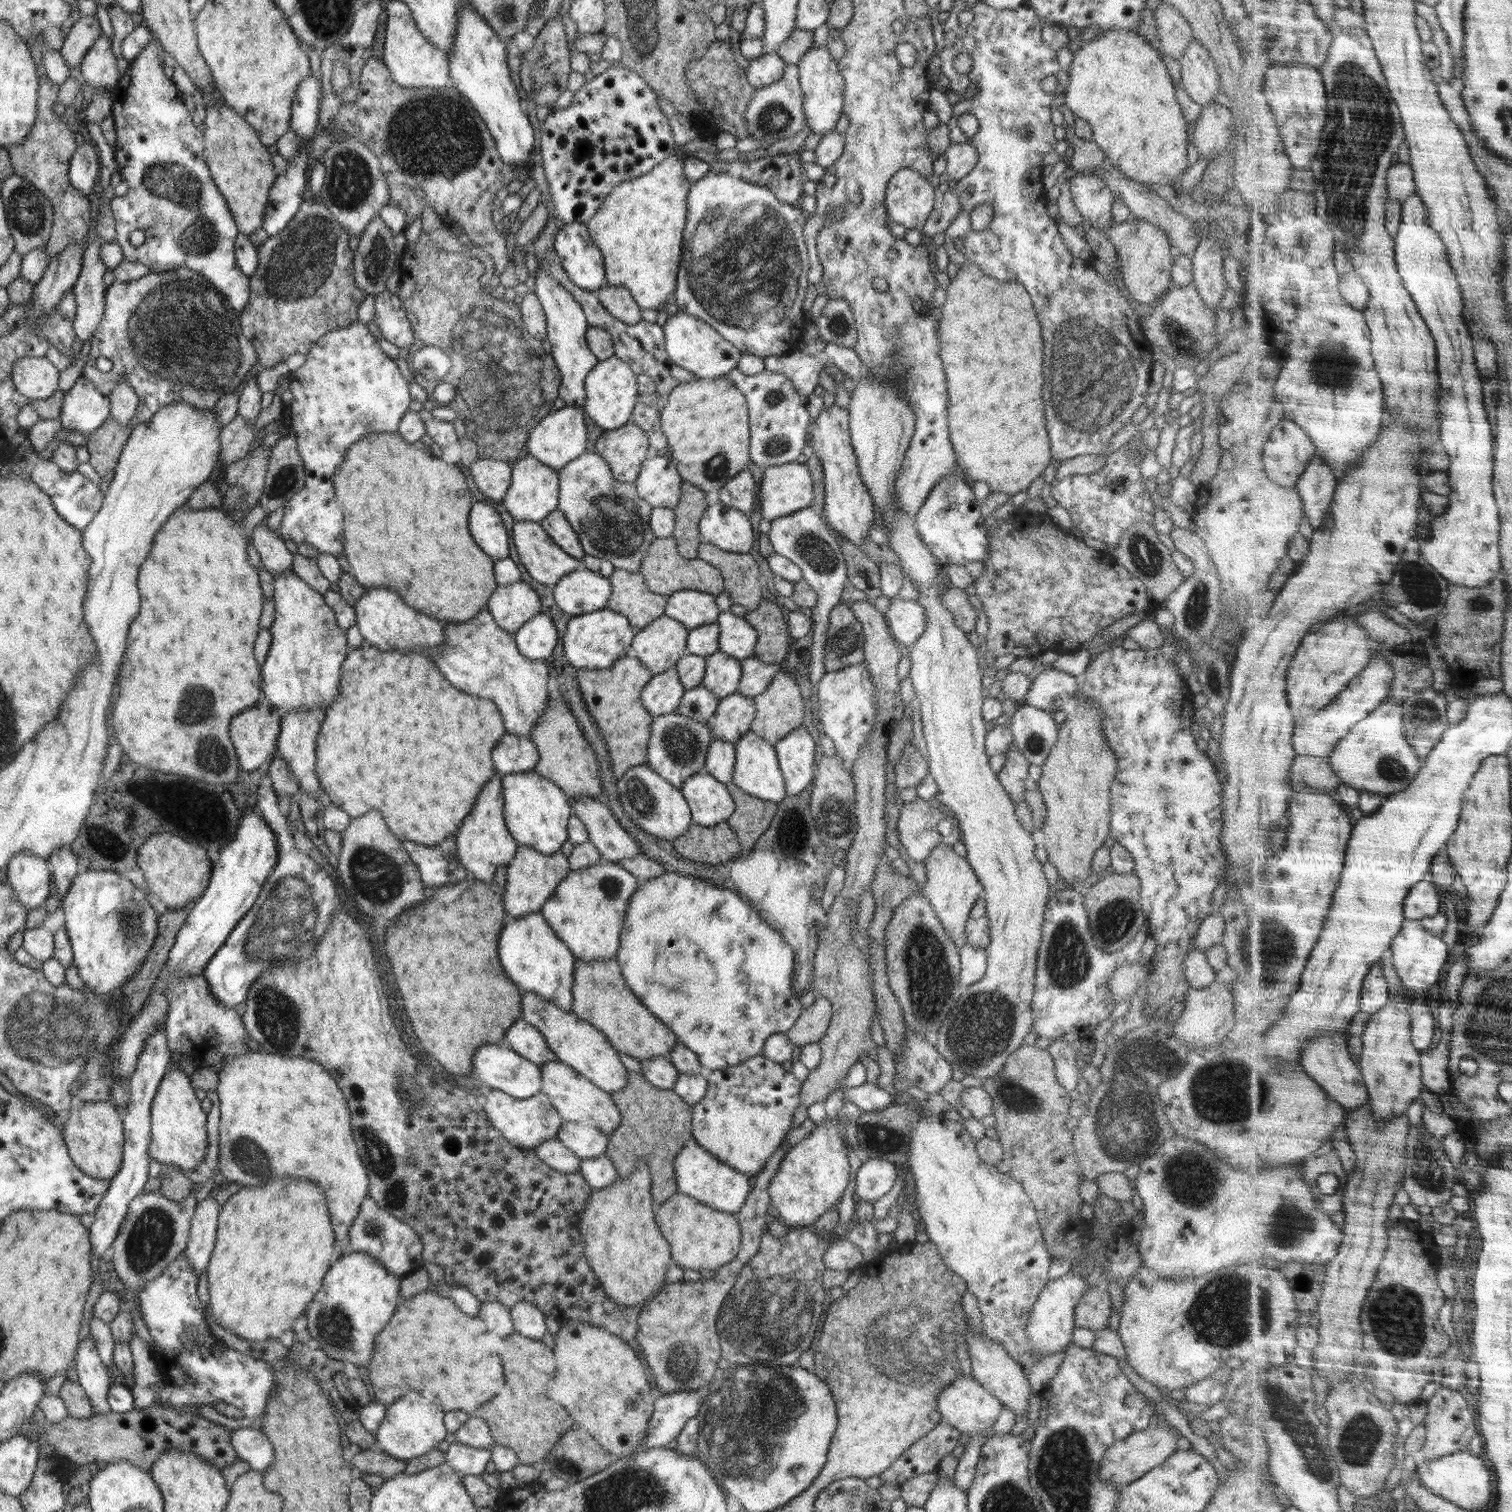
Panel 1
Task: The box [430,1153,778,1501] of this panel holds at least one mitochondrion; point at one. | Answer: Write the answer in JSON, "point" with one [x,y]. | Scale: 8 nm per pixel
{"point":[683,1365]}

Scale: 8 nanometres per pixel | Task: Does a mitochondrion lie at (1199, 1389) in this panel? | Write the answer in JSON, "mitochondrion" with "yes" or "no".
{"mitochondrion":"no"}

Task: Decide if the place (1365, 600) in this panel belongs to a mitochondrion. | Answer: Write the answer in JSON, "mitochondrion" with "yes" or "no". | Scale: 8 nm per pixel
{"mitochondrion":"no"}

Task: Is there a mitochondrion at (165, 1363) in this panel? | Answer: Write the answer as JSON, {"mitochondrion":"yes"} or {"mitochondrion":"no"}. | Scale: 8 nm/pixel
{"mitochondrion":"no"}

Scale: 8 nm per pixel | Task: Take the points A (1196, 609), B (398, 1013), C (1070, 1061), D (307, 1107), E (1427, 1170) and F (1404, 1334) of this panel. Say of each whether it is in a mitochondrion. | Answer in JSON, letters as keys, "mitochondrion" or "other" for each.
{"A":"mitochondrion","B":"other","C":"other","D":"other","E":"mitochondrion","F":"mitochondrion"}

